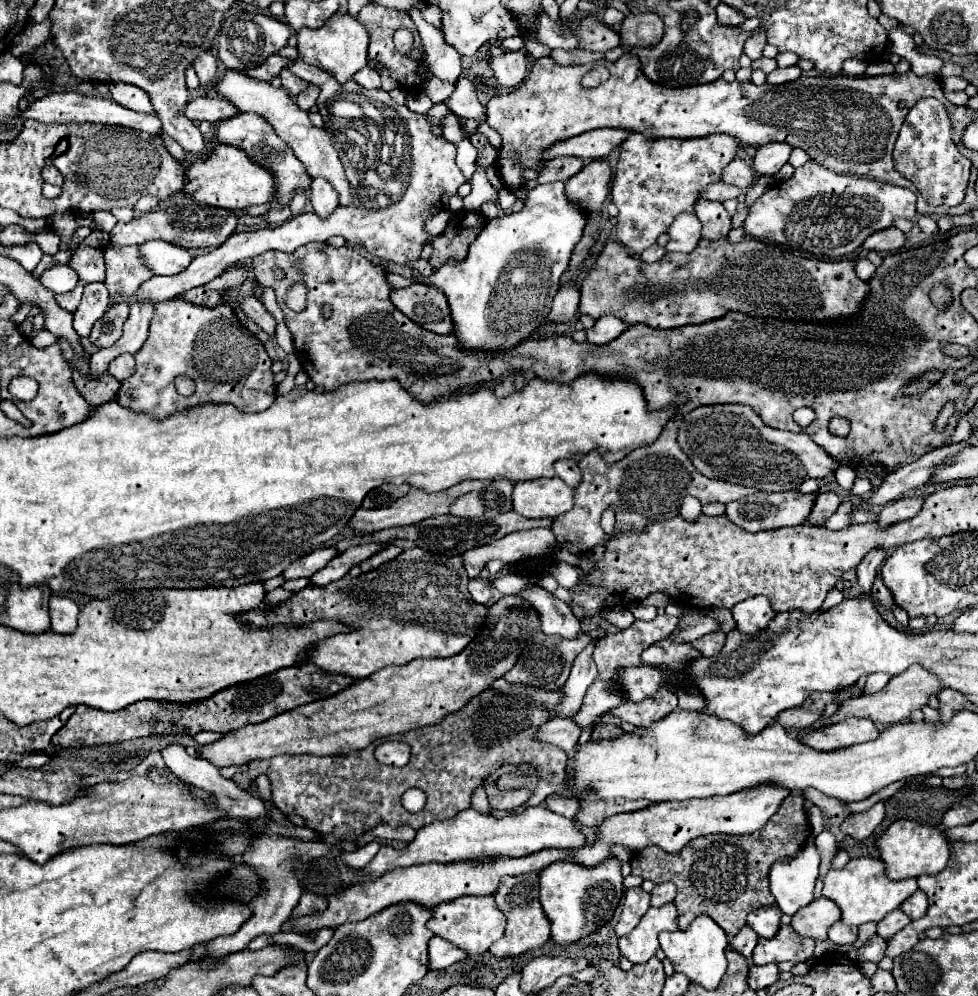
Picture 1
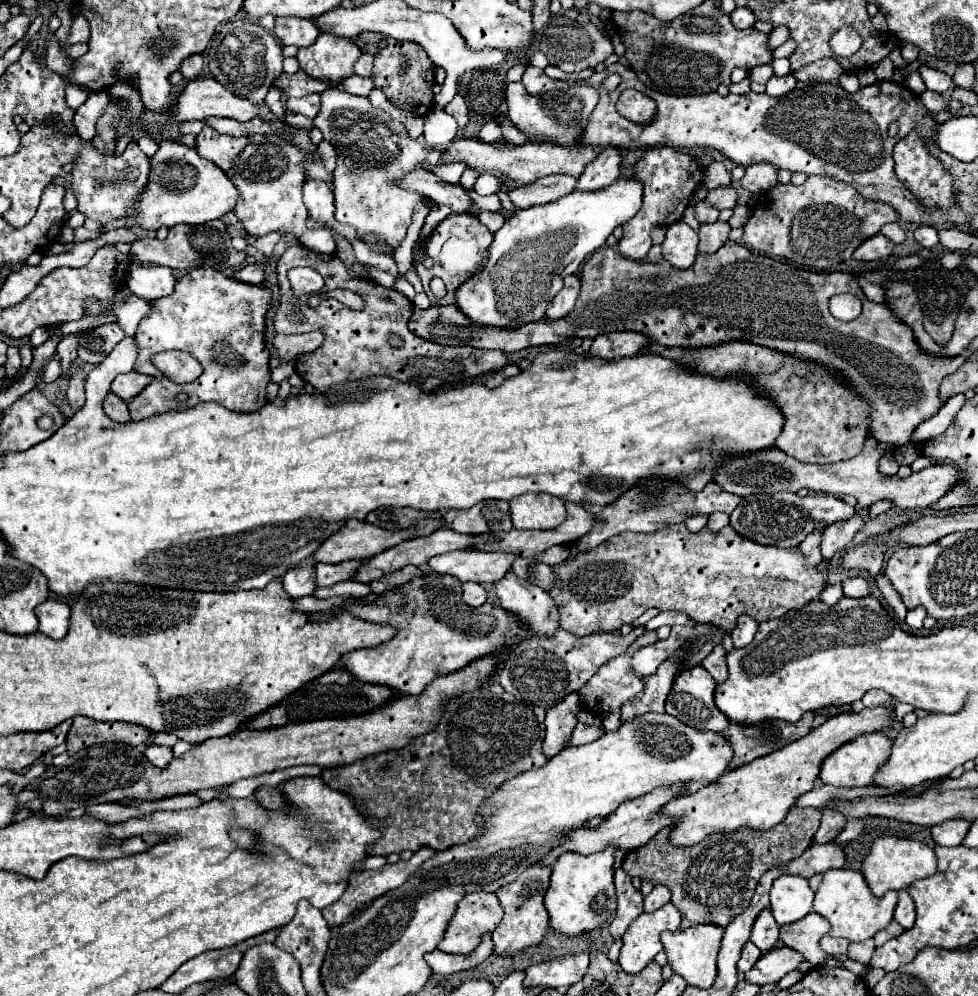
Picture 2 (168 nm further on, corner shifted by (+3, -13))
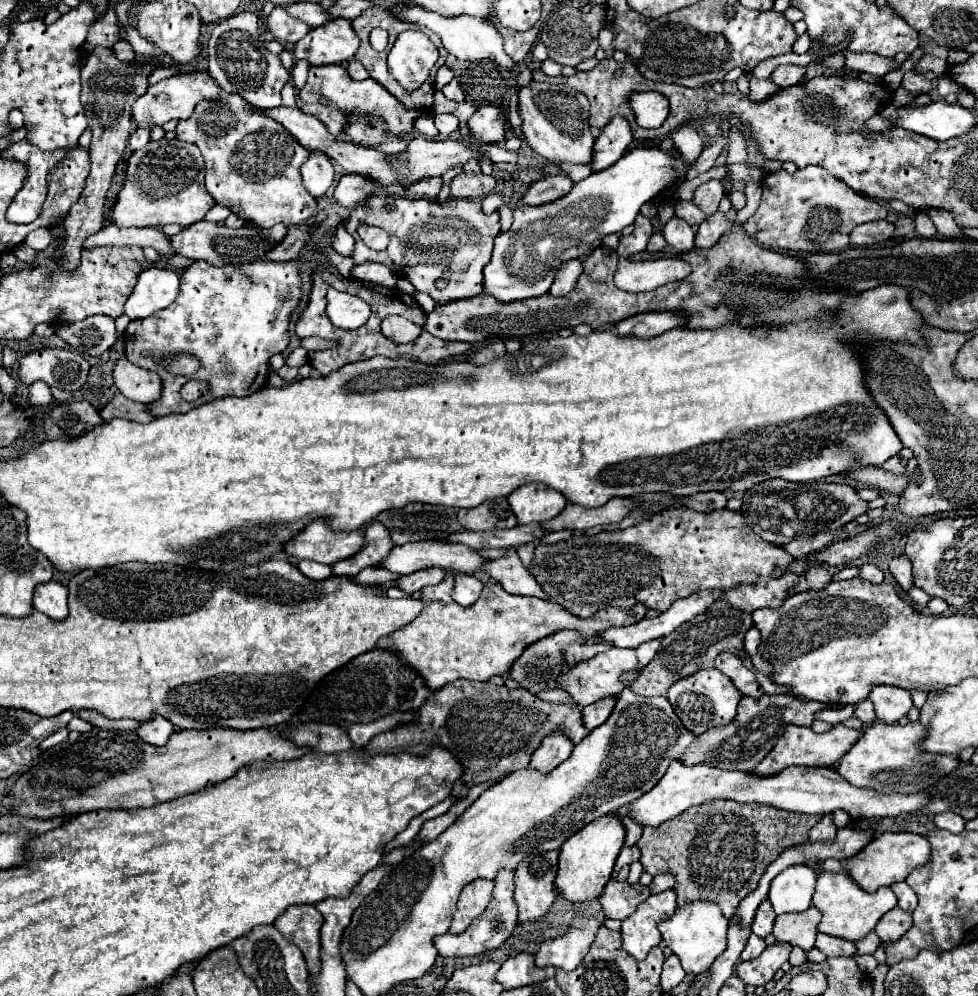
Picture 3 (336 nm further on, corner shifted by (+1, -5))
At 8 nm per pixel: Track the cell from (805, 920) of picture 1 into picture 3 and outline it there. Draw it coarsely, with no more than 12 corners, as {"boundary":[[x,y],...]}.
{"boundary":[[815,907],[777,915],[773,935],[803,951],[815,947]]}

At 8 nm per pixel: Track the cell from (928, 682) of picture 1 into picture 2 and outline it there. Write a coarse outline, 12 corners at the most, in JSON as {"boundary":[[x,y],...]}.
{"boundary":[[841,713],[725,773],[663,813],[669,841],[771,829],[811,791],[821,761],[893,721]]}

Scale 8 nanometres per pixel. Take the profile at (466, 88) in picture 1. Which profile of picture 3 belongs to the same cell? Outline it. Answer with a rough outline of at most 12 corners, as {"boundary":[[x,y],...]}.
{"boundary":[[453,79],[445,85],[443,95],[451,101],[463,103],[463,91]]}

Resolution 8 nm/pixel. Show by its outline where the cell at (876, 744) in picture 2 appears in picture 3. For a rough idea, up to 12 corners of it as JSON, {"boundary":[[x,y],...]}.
{"boundary":[[919,721],[879,723],[839,759],[855,787],[917,793],[959,765],[919,753]]}

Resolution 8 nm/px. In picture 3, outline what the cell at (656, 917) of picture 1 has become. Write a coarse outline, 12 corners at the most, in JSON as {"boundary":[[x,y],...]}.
{"boundary":[[673,889],[649,895],[623,921],[623,949],[643,961],[673,917]]}

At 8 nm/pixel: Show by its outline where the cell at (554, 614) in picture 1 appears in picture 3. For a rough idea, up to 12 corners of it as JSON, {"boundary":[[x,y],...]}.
{"boundary":[[517,553],[483,569],[511,595],[547,599]]}

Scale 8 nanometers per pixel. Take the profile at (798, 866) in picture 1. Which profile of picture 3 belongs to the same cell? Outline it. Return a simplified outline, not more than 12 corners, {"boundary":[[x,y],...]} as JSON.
{"boundary":[[793,865],[771,883],[777,915],[811,907],[817,873]]}

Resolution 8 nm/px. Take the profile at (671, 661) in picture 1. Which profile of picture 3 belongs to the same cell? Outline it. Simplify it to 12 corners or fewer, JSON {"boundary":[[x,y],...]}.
{"boundary":[[719,669],[669,687],[667,699],[693,733],[727,725],[743,695]]}

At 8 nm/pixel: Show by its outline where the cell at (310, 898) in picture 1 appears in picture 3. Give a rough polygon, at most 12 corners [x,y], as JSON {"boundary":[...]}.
{"boundary":[[291,905],[273,925],[301,949],[309,979],[321,969],[315,905]]}

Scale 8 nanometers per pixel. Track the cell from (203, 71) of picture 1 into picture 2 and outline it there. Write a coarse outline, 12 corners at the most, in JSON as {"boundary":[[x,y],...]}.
{"boundary":[[197,53],[181,63],[187,81],[199,77],[203,55]]}

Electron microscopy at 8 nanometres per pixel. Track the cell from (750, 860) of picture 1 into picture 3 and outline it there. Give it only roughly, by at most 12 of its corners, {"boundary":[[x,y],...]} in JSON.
{"boundary":[[711,801],[637,841],[677,905],[731,919],[819,815]]}

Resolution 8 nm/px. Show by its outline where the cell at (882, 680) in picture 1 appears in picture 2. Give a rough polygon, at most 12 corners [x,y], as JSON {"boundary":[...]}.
{"boundary":[[869,691],[865,707],[887,705],[893,709],[893,697],[885,691]]}

